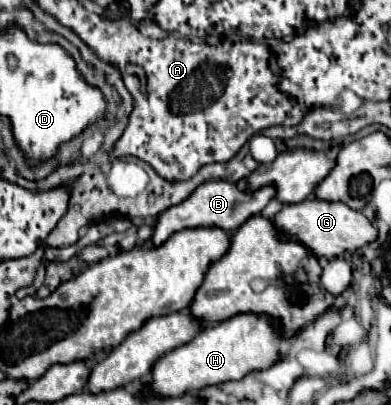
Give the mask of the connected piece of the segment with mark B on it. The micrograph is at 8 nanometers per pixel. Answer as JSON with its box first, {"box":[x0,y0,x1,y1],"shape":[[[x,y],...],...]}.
{"box":[153,181,275,245],"shape":[[[207,181],[207,183],[199,185],[195,189],[195,193],[191,197],[187,197],[183,203],[173,205],[171,209],[167,209],[165,213],[159,215],[157,227],[153,231],[153,243],[161,245],[173,233],[177,233],[181,229],[189,229],[189,227],[221,227],[227,233],[231,233],[231,231],[239,229],[239,225],[243,225],[249,217],[259,215],[273,197],[275,197],[273,185],[265,185],[263,189],[257,189],[255,193],[247,193],[245,189],[239,189],[237,183]]]}

